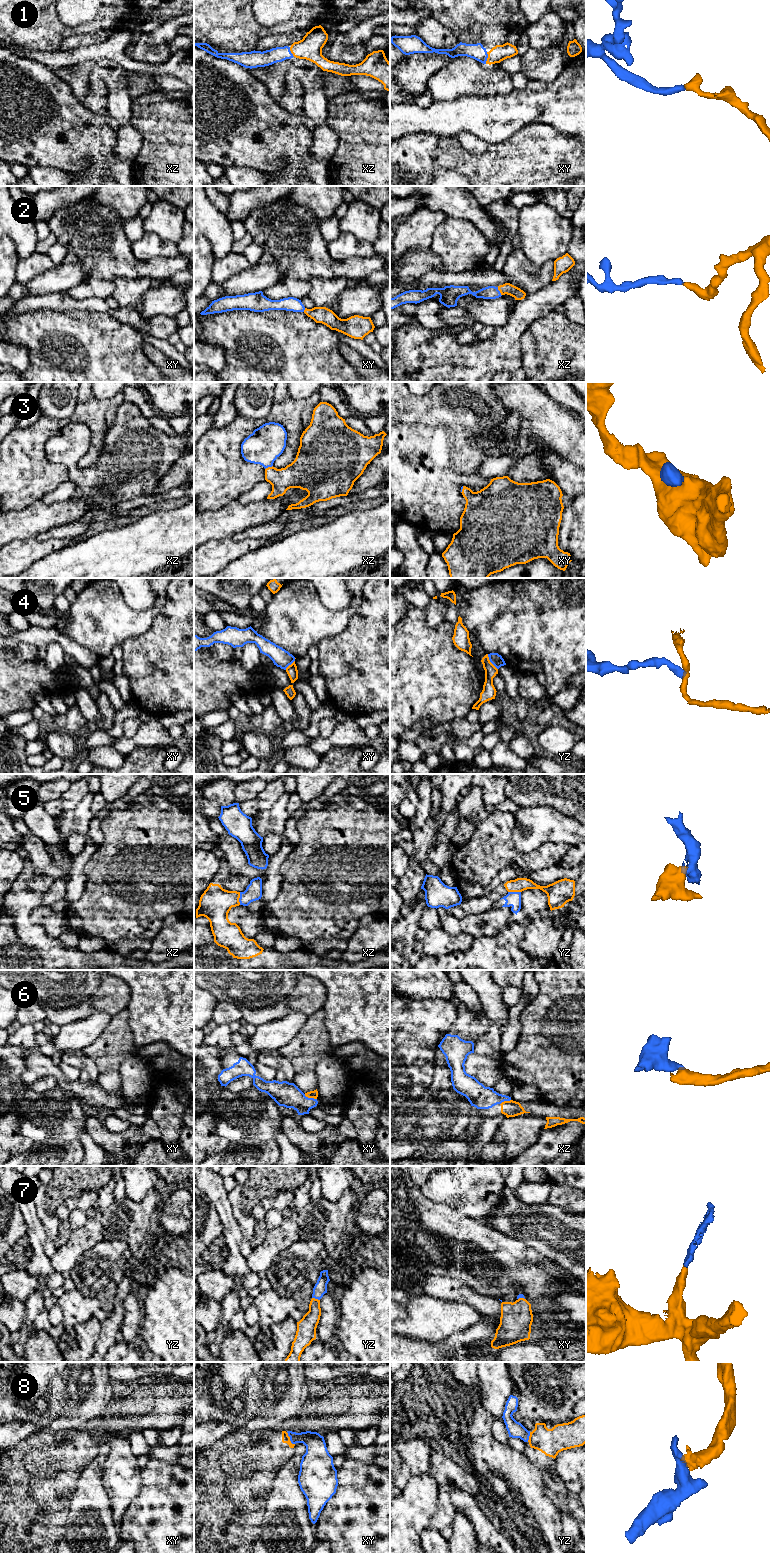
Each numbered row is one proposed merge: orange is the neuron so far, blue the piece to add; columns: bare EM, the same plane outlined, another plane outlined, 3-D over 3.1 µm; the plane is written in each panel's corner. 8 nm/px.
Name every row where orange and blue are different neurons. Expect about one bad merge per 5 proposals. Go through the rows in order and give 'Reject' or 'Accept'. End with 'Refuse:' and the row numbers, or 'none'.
1: Accept
2: Accept
3: Accept
4: Reject
5: Reject
6: Accept
7: Accept
8: Reject
Refuse: 4, 5, 8

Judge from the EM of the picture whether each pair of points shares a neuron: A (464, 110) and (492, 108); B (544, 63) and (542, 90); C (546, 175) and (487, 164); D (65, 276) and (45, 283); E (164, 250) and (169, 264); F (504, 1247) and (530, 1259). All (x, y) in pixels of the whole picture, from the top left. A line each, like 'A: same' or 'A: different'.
A: same
B: different
C: same
D: same
E: different
F: same

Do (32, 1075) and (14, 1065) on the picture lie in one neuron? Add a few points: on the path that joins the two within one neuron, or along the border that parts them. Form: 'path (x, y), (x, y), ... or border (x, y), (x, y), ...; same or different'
border (22, 1055), (26, 1067), (22, 1075), (25, 1085); different

